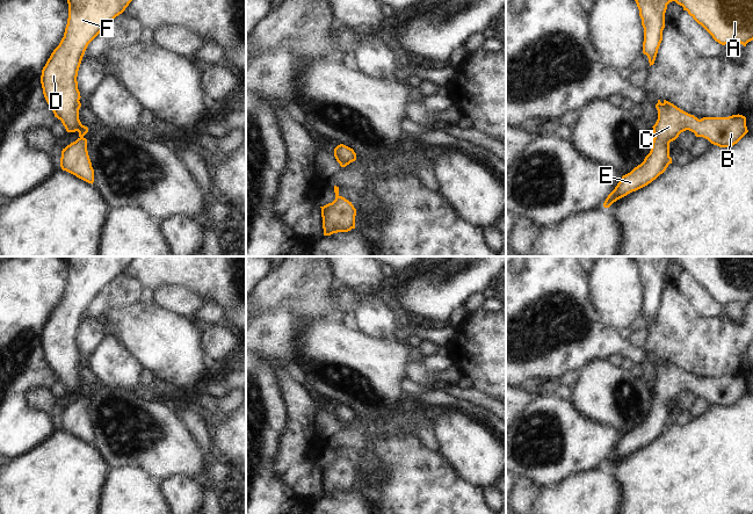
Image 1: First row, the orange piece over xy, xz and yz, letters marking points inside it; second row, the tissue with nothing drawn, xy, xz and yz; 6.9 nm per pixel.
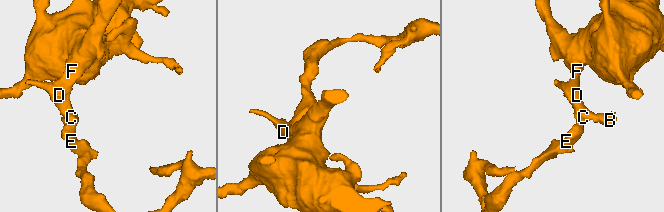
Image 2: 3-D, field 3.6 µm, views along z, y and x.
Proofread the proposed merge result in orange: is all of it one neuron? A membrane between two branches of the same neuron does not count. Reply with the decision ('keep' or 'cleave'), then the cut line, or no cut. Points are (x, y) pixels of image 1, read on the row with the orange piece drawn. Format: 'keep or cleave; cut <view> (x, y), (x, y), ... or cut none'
keep; cut none

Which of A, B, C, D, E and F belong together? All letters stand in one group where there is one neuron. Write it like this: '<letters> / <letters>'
A B C D E F

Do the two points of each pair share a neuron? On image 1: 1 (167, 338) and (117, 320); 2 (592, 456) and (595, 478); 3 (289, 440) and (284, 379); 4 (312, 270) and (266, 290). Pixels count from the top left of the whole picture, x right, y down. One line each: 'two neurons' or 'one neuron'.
1: one neuron
2: two neurons
3: one neuron
4: one neuron

